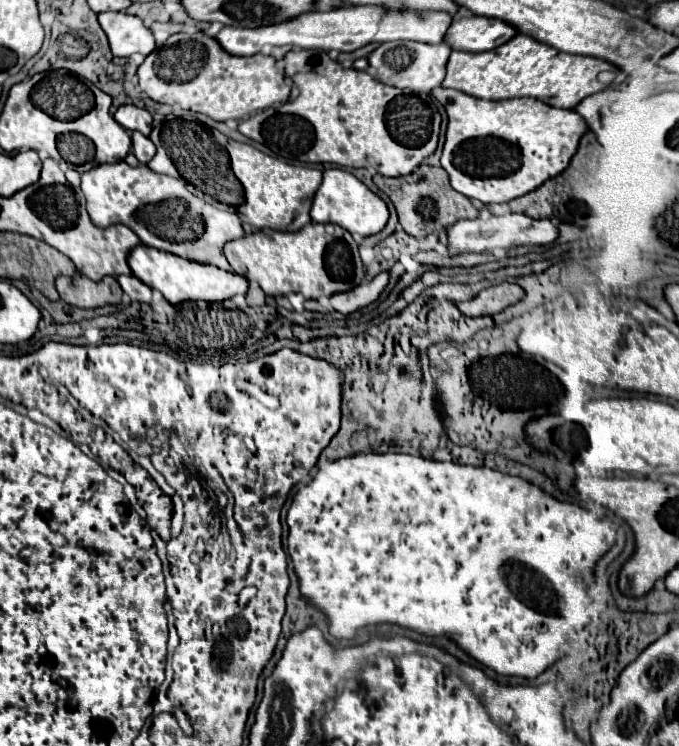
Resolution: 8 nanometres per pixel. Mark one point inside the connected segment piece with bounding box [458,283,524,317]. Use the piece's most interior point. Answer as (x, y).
(494, 299)

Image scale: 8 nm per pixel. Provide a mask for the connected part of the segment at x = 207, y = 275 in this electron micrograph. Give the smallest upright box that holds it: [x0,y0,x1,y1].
[128,245,248,305]

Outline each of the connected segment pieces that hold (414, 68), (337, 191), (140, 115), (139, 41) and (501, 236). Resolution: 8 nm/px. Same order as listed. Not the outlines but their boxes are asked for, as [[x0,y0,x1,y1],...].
[[366,41,452,91],[310,169,388,237],[114,105,152,135],[98,13,156,57],[446,213,558,257]]

